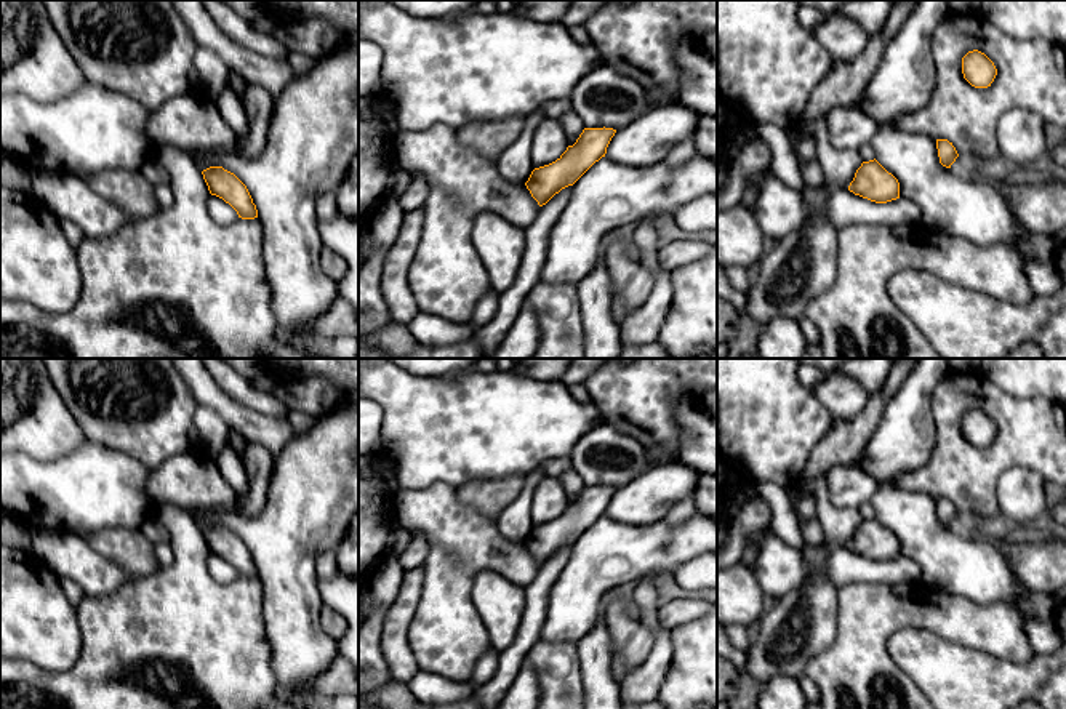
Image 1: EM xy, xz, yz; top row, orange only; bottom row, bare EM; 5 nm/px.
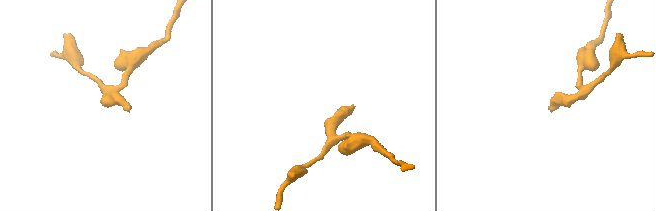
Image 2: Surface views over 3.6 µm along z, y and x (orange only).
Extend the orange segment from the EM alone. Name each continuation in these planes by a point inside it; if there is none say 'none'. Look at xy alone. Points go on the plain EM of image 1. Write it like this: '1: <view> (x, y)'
none

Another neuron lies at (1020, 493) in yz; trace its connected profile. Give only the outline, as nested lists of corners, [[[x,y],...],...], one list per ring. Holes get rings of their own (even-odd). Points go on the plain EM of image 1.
[[[1028,467],[1005,471],[994,485],[999,514],[1016,525],[1031,523],[1047,511],[1045,480]]]

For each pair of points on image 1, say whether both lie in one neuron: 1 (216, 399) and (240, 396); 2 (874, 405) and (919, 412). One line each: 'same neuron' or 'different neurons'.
1: different neurons
2: different neurons

